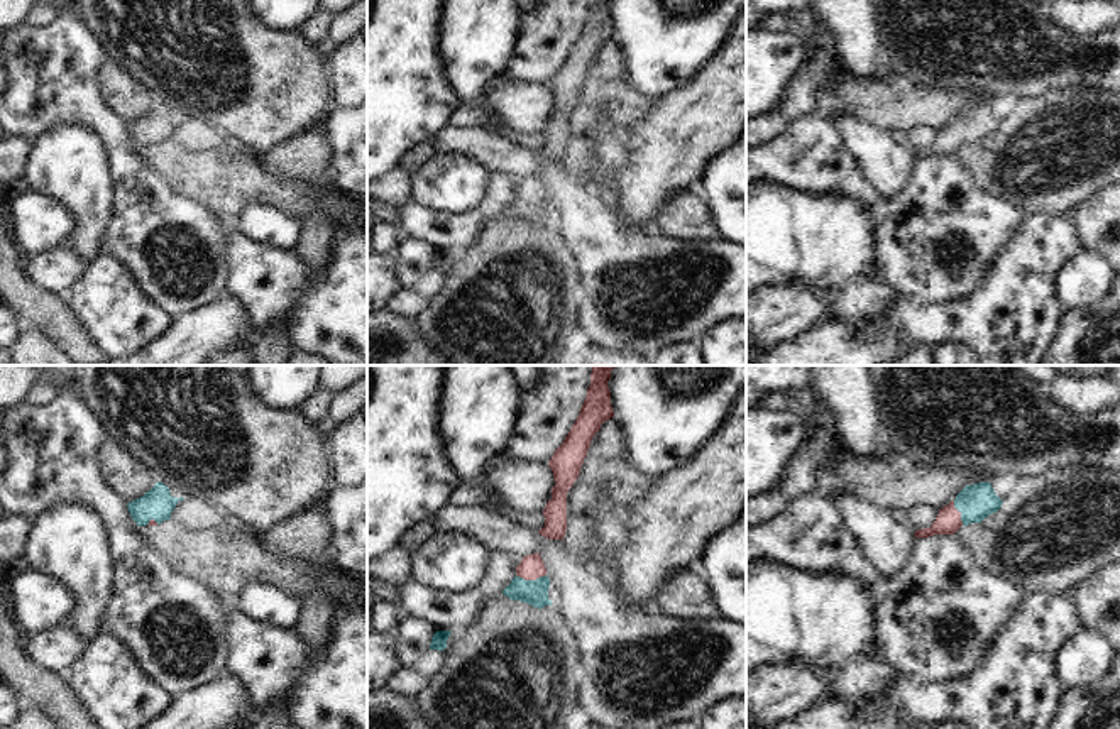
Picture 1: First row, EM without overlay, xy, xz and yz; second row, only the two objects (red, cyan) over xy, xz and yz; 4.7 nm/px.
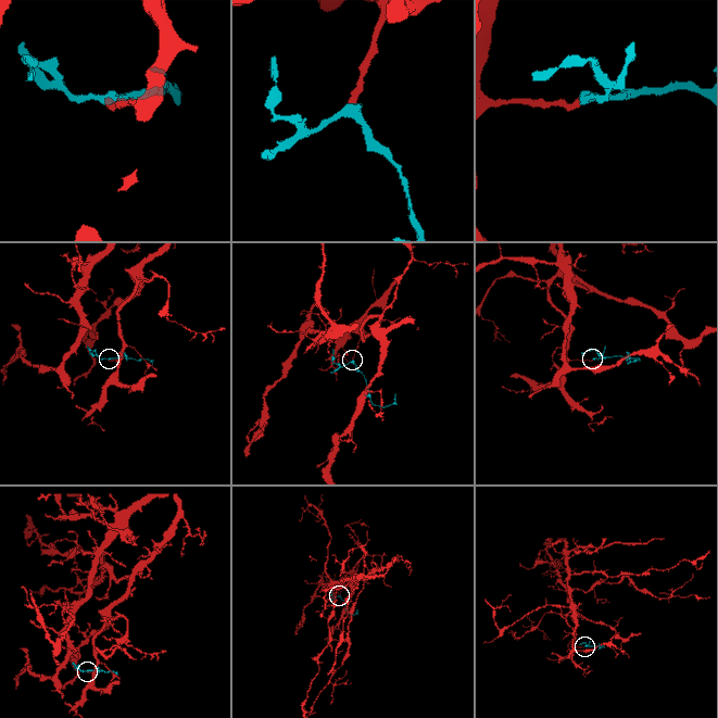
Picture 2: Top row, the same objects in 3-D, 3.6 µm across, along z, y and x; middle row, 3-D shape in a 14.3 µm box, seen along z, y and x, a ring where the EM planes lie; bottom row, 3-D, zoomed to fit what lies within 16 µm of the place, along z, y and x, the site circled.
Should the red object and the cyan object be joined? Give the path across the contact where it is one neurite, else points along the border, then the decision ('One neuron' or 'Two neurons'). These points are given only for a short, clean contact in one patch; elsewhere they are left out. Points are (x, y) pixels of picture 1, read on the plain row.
Path across: xz (532, 188), (532, 200), (535, 213). One neuron

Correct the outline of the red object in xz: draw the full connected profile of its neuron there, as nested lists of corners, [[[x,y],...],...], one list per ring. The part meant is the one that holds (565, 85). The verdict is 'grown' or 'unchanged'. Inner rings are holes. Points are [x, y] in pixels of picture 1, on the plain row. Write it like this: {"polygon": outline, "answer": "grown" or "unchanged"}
{"polygon": [[[590,0],[585,22],[563,64],[555,71],[548,86],[555,107],[543,130],[545,147],[538,152],[548,161],[563,161],[567,152],[567,113],[577,101],[584,79],[601,46],[614,37],[609,0]]], "answer": "unchanged"}

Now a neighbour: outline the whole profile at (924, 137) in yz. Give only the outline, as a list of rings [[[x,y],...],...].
[[[920,127],[917,130],[910,130],[909,149],[912,154],[917,151],[931,149],[939,135],[939,130],[932,130],[929,127]]]

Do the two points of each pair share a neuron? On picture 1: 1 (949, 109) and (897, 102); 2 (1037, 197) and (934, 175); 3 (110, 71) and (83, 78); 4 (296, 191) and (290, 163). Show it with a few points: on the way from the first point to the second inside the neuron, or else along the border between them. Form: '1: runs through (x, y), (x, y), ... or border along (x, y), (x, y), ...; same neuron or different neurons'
1: runs through (936, 109), (911, 107); same neuron
2: border along (953, 156), (990, 193), (1014, 205); different neurons
3: border along (105, 58), (98, 71), (98, 98), (110, 112); different neurons
4: border along (258, 159), (274, 176), (329, 181); different neurons

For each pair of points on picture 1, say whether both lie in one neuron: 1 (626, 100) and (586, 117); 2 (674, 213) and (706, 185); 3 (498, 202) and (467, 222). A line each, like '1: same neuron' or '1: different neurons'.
1: same neuron
2: different neurons
3: same neuron

